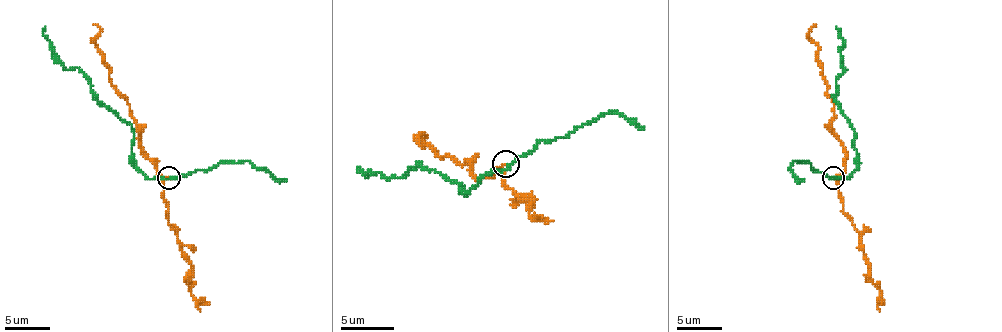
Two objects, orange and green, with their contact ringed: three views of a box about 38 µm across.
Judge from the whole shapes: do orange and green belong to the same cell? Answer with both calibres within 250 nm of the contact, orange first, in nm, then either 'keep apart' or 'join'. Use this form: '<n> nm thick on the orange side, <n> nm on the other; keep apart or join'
140 nm thick on the orange side, 170 nm on the other; keep apart

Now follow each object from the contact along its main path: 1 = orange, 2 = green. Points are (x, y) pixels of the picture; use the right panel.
1: (834, 177), (845, 168), (845, 152), (829, 124), (834, 104), (809, 29), (815, 24)
2: (834, 177), (845, 179), (856, 165), (854, 129), (836, 99), (836, 79), (845, 67), (836, 26)

